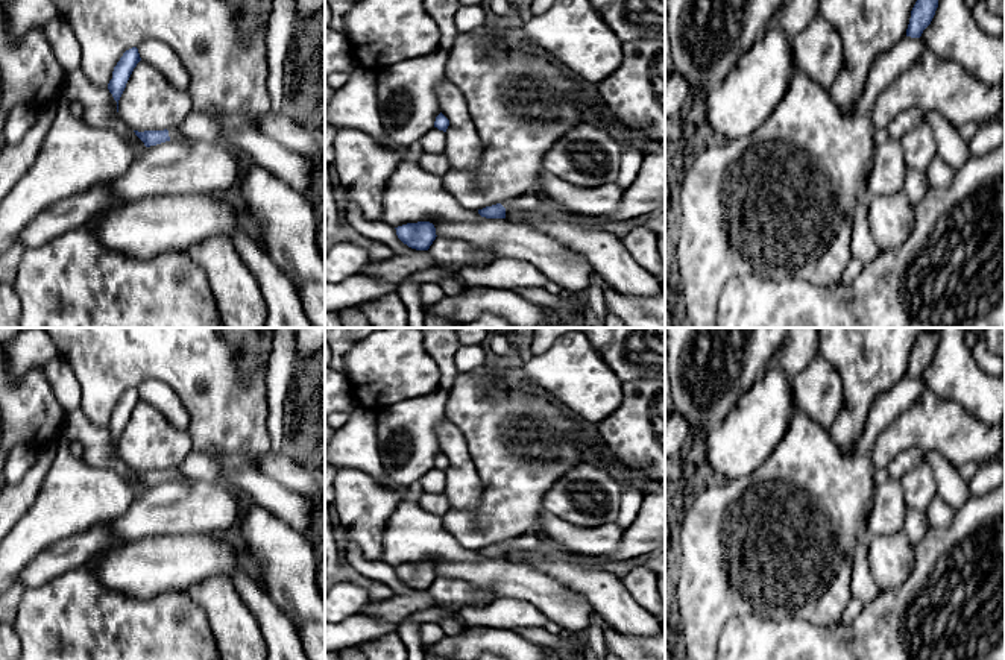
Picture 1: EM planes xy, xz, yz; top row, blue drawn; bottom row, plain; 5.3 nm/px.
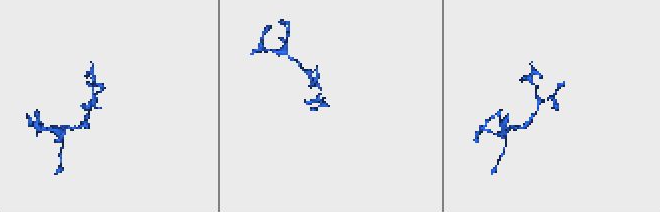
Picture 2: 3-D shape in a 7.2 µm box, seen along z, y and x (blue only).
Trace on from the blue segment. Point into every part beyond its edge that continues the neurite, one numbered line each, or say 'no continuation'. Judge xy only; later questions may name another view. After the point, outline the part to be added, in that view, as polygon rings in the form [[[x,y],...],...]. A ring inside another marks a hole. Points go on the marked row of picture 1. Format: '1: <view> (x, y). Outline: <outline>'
1: xy (173, 134). Outline: [[[170,129],[170,130],[169,130],[169,137],[170,137],[170,140],[179,140],[181,143],[184,143],[184,144],[187,144],[187,146],[191,146],[191,144],[194,143],[193,140],[184,137],[182,134],[179,134],[179,132],[175,130],[175,129]]]

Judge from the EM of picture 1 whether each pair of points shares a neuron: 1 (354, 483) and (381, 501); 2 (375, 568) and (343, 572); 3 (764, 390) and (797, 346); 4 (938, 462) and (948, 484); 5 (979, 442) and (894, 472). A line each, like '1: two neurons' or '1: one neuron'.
1: one neuron
2: two neurons
3: two neurons
4: one neuron
5: two neurons

